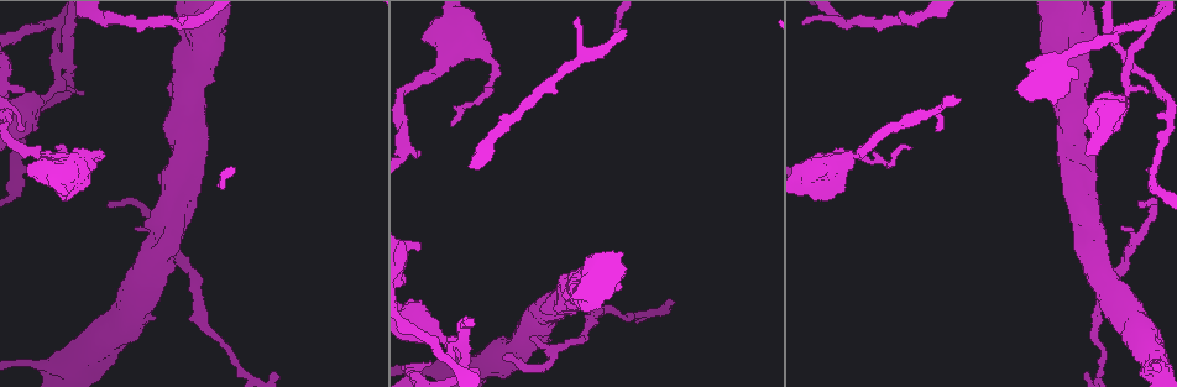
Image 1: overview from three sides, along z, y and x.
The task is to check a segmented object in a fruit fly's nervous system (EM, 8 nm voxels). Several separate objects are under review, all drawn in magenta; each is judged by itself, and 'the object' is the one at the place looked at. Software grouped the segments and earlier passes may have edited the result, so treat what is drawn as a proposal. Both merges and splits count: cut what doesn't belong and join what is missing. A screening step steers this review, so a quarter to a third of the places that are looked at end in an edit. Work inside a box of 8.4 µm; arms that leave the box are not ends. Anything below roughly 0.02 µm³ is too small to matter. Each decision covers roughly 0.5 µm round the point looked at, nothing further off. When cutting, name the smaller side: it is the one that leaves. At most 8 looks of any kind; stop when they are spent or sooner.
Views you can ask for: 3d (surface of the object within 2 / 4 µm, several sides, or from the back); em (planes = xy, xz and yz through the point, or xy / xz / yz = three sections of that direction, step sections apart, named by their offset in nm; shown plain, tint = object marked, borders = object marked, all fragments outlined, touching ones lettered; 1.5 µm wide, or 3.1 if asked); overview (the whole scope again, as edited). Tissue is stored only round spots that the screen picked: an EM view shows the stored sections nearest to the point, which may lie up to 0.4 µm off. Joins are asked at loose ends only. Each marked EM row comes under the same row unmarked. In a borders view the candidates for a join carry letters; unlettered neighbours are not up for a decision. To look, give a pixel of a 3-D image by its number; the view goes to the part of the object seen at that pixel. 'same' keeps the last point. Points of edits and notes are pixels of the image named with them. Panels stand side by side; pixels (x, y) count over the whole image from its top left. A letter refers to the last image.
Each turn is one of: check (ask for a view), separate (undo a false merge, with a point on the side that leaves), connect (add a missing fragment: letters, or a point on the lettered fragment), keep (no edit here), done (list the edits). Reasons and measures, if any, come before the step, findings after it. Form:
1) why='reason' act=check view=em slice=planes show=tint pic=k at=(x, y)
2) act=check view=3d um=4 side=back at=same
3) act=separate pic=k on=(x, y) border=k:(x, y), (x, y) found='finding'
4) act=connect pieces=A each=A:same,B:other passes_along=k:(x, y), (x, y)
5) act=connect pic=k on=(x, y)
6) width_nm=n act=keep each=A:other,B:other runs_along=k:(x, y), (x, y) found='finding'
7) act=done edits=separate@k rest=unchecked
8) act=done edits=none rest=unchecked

why='thin end' act=check view=em slice=xz step=4 show=tint pic=1 at=(672, 302)

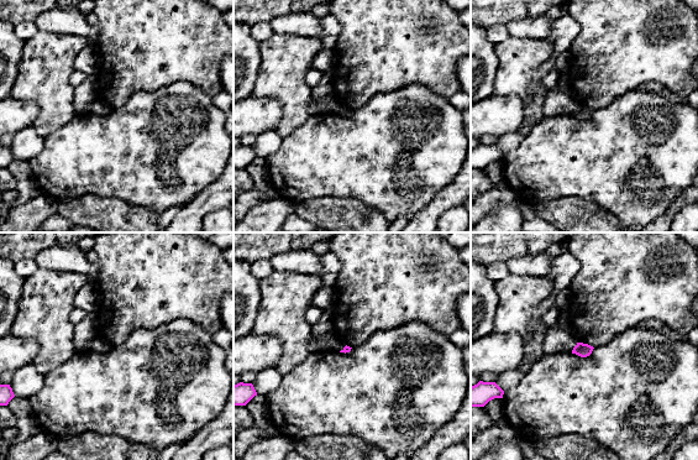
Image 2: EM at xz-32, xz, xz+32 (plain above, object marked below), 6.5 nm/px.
act=check view=em slice=planes show=borders at=same

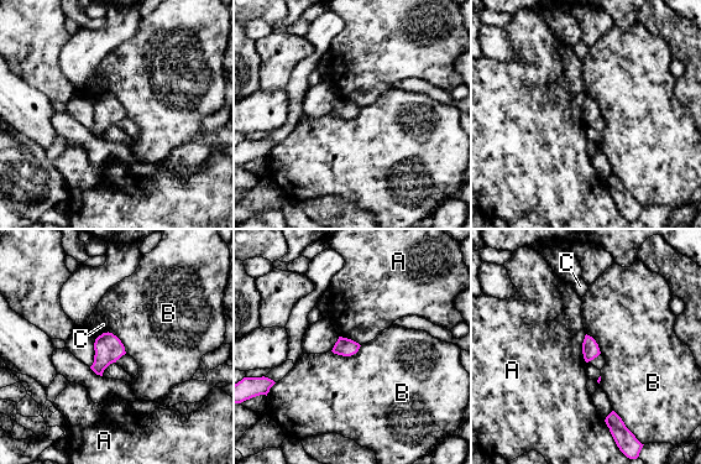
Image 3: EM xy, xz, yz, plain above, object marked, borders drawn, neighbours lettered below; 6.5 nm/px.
longest_contact=B:220nm act=keep each=A:other,B:other,C:other border=3:(586, 334), (582, 342), (585, 361) found='none of them fits'

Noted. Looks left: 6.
why='thin end' act=check view=3d um=4 pic=1 at=(1142, 206)

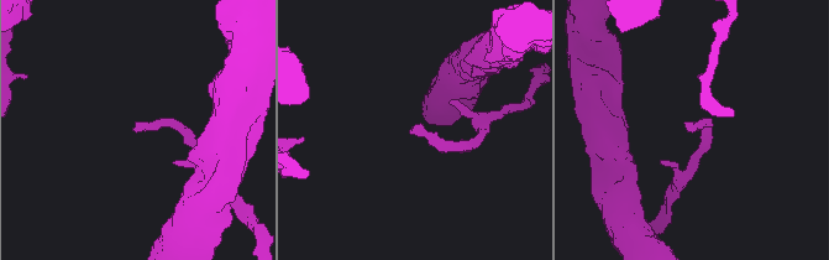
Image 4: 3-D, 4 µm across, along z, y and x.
why='need the tissue' act=check view=em slice=xz step=4 show=borders pic=4 at=(693, 130)

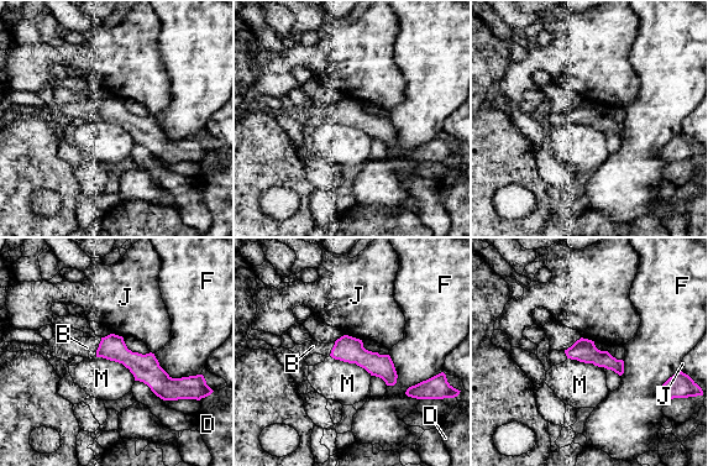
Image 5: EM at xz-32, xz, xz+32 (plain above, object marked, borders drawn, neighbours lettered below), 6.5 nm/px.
longest_contact=F:320nm act=connect pieces=B each=B:same,D:other,F:other,J:other,M:other found='the neuron continues'

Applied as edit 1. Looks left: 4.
act=check view=em slice=xy step=8 show=tint pic=1 at=(456, 343)

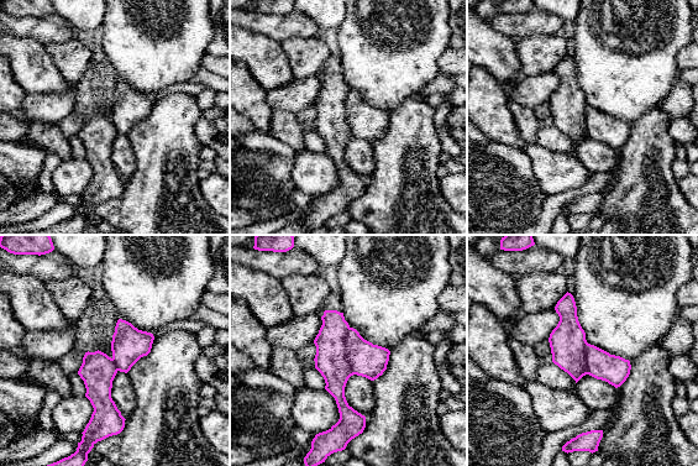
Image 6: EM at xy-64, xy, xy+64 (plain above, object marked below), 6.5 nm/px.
act=check view=em slice=xy step=8 show=borders at=same

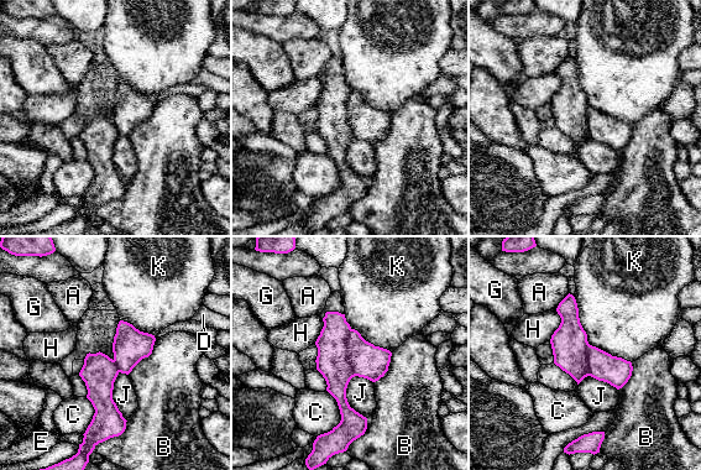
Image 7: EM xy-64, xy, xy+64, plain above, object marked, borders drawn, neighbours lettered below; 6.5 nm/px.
act=separate pic=7 on=(369, 361) each=A:other,B:other,C:other,D:other,E:other,G:other,H:other,J:other,K:other border=7:(350, 329), (348, 361), (355, 375) found='a second neuron is stuck on'

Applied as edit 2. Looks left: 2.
act=done edits=connect@5,separate@7 rest=unchecked

